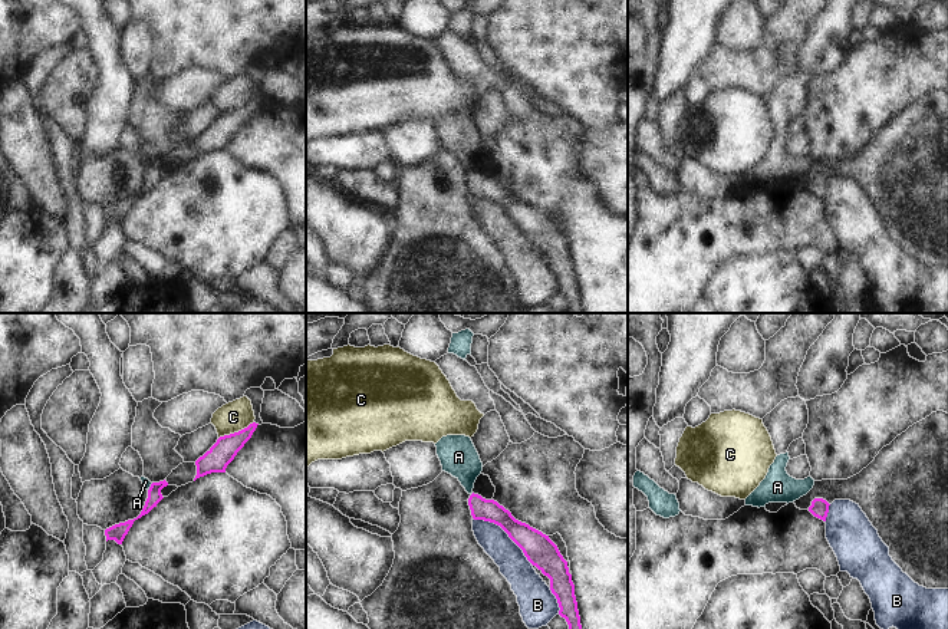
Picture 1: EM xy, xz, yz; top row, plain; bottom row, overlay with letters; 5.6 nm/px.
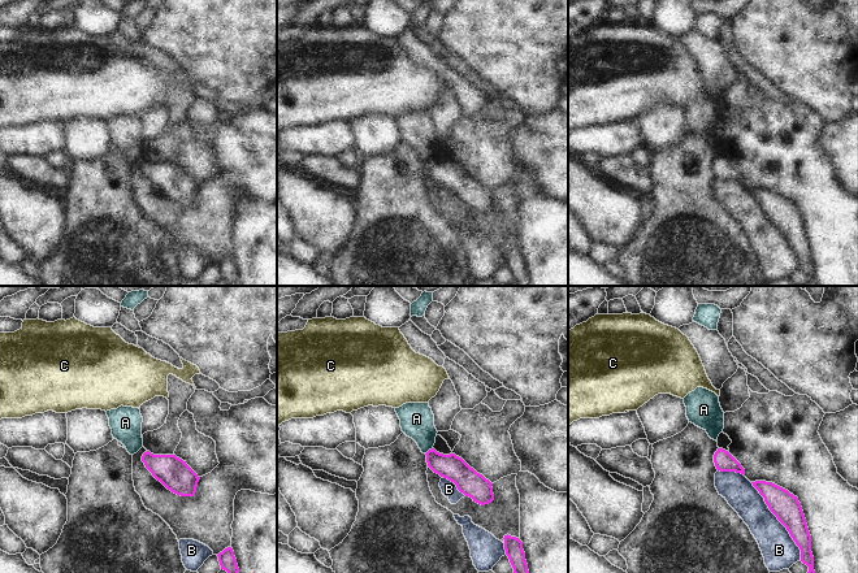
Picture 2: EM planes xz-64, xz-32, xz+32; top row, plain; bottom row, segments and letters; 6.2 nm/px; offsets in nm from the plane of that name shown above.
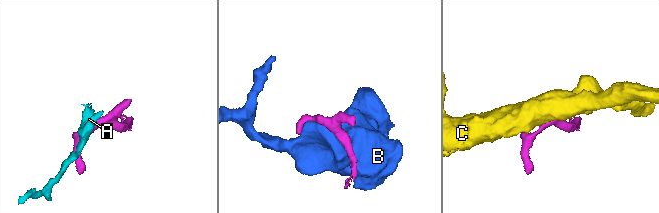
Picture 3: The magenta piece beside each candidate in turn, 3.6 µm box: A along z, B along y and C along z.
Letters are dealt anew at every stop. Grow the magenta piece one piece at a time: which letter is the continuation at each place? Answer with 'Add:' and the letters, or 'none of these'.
Add: none of these

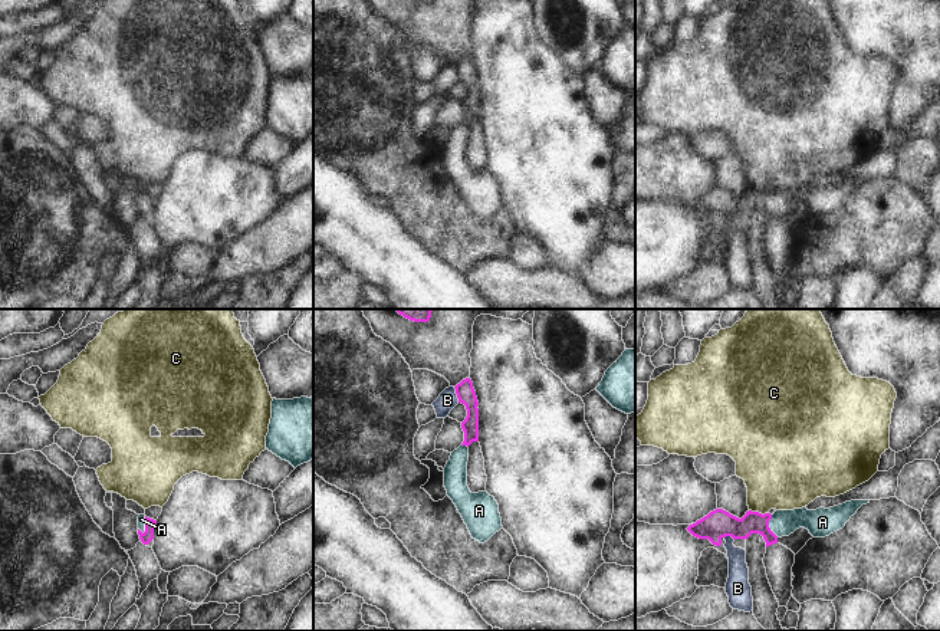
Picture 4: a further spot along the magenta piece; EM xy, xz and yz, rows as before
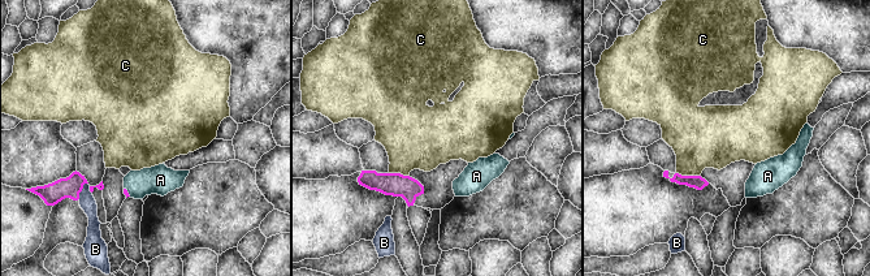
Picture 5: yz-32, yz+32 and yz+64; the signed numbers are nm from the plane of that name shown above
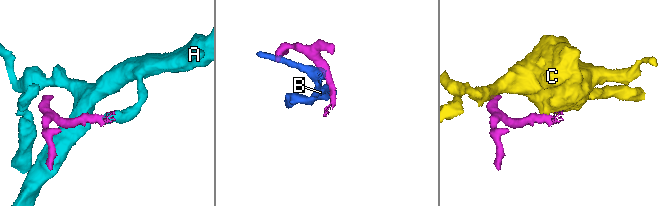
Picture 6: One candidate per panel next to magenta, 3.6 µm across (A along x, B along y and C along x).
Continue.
Add: A

